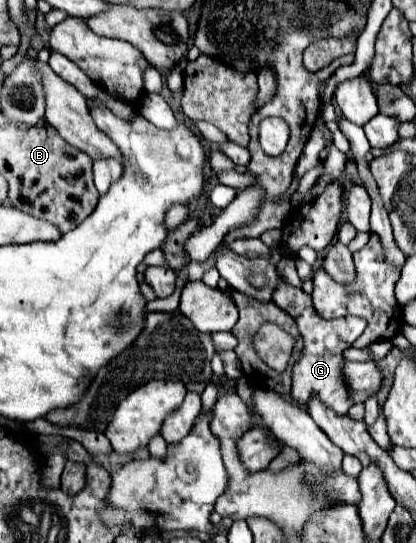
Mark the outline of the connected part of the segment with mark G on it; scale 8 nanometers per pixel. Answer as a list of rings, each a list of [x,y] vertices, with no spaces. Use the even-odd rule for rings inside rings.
[[[281,282],[273,294],[273,302],[287,310],[297,326],[299,326],[299,332],[305,340],[305,350],[303,350],[303,356],[297,360],[295,368],[293,368],[293,400],[305,408],[307,406],[307,400],[311,396],[311,392],[319,392],[319,398],[331,406],[337,414],[347,414],[349,408],[353,406],[353,398],[351,398],[351,392],[347,390],[347,384],[345,384],[345,376],[343,376],[343,364],[345,364],[345,356],[343,352],[347,348],[351,348],[351,342],[355,342],[361,332],[365,330],[367,326],[367,320],[365,318],[355,318],[355,316],[347,316],[347,318],[337,318],[337,320],[325,320],[321,318],[315,308],[313,308],[313,302],[311,302],[311,296],[307,292],[303,292],[301,288],[295,288],[295,286],[289,286],[285,282]]]

